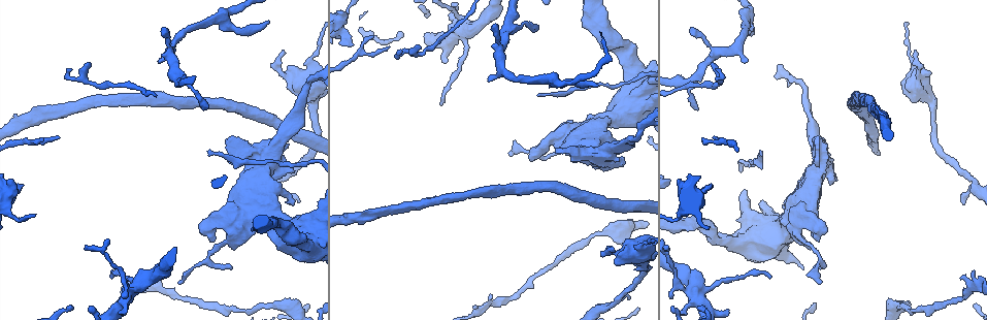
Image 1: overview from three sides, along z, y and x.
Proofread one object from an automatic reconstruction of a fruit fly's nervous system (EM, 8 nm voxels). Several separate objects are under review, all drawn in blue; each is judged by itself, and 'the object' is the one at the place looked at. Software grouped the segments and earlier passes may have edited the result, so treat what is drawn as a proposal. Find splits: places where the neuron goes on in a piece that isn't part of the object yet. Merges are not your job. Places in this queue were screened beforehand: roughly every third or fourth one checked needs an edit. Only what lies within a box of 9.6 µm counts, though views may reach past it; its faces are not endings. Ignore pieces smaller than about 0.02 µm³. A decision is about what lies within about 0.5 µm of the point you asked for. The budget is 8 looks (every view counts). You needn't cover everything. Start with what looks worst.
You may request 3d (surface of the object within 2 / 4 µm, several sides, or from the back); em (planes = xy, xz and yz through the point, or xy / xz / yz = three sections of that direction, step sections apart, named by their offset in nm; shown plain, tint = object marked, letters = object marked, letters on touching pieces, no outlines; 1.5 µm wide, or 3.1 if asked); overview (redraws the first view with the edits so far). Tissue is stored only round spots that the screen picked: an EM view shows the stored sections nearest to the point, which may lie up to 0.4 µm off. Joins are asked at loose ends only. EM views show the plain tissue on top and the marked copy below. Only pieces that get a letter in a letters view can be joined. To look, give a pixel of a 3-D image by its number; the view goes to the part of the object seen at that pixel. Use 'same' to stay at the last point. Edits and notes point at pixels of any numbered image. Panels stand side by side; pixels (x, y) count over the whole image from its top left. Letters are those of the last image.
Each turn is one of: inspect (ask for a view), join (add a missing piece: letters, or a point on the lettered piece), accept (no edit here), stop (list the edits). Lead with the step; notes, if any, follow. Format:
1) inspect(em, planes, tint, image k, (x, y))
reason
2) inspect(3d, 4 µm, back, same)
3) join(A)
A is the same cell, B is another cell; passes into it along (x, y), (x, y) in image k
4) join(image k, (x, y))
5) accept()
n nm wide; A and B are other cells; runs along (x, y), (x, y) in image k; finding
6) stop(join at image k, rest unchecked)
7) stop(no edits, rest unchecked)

inspect(em, xy, step 4, letters, image 1, (227, 206))
an open end

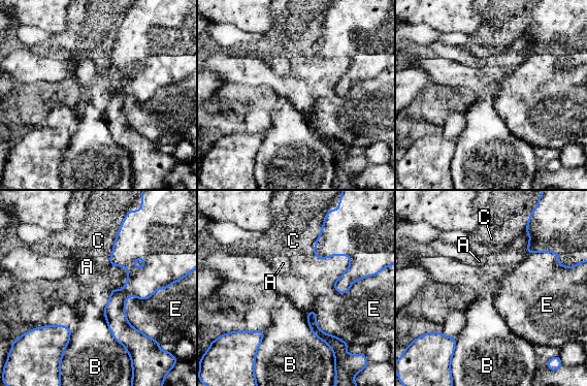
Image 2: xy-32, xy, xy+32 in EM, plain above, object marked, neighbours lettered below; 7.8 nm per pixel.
accept()
A, B, C and E are other cells; no lettered piece goes on from it

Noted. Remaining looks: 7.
inspect(3d, 4 µm, image 1, (299, 201))
free end

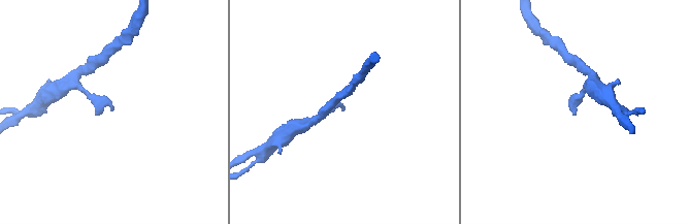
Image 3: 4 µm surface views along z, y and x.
inspect(em, planes, letters, image 3, (577, 108))

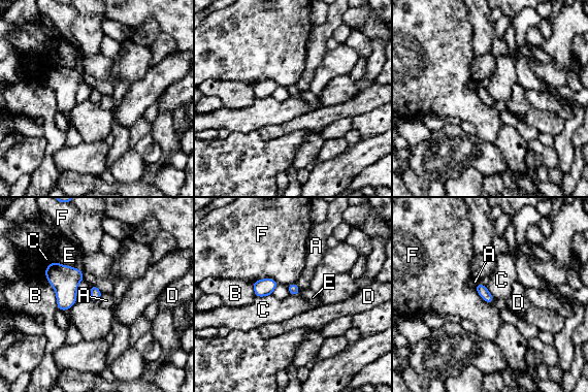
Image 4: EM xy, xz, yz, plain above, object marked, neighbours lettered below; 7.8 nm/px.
accept()
A, B, C, D, E and F are other cells; border along (270, 294), (255, 296) in image 4; none of them fits

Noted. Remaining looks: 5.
inspect(3d, 4 µm, image 1, (354, 44))

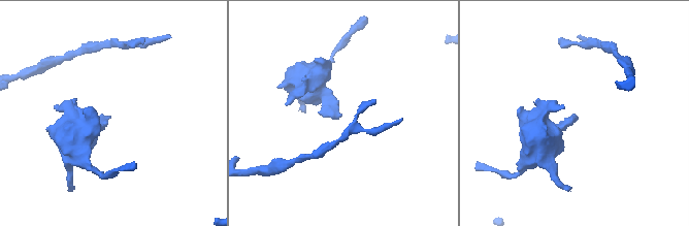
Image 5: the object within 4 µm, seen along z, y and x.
inspect(em, xz, step 8, tint, image 5, (341, 114))

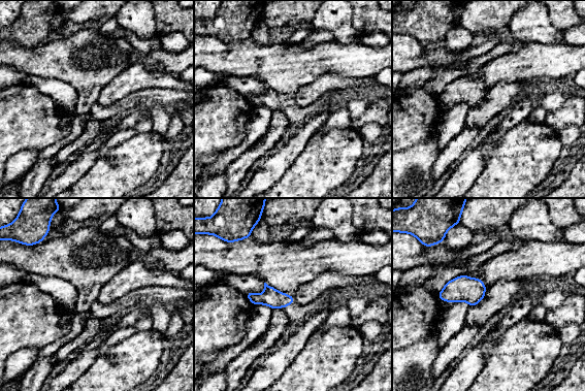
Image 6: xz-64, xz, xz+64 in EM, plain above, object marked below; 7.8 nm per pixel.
inspect(em, planes, letters, same)
cut it another way

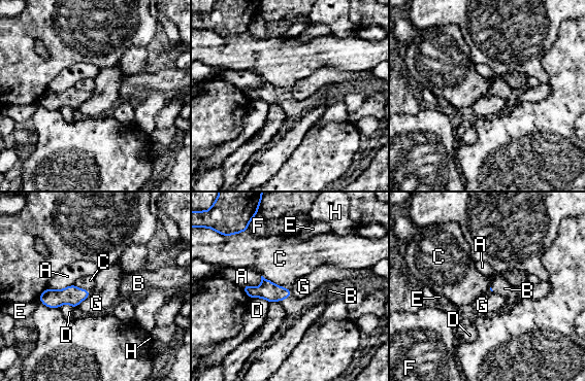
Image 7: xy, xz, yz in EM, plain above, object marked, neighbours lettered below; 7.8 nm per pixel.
join(B)
C touches over 260 nm; B is the same cell, A, C, D, E, F, G and H are other cells; passes into it along (268, 290), (286, 297), (291, 305) in image 7; it goes on there

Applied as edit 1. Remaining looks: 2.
stop(join at image 7, rest unchecked)

